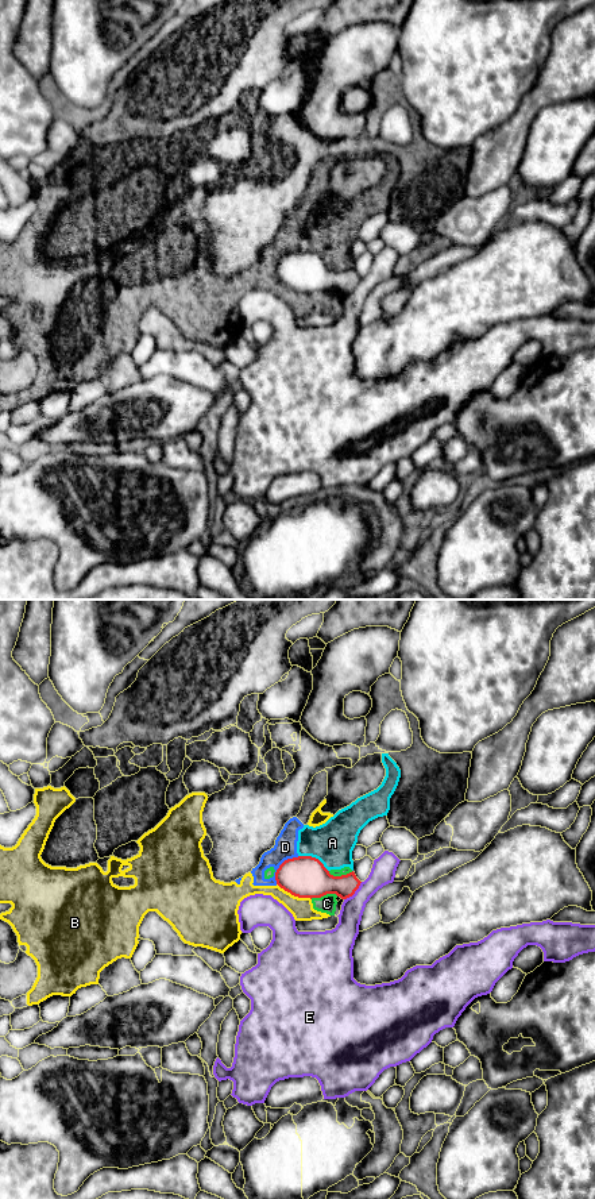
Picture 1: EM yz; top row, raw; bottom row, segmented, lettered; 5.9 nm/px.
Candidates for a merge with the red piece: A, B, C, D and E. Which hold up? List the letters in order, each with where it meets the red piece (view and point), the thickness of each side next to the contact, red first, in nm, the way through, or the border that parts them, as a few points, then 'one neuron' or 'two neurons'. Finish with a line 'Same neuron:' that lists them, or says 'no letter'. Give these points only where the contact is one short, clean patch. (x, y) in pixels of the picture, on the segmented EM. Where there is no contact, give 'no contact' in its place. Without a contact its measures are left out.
A: meets red in yz at (315, 858); 260 nm thick on the red side, 260 nm on the other; two neurons
B: meets red in yz at (294, 895); 260 nm thick on the red side, 130 nm on the other; two neurons
C: meets red in yz at (324, 894); 260 nm thick on the red side, 110 nm on the other; border along yz (337, 895), (324, 894), (310, 898); two neurons
D: meets red in yz at (279, 866); 260 nm thick on the red side, 130 nm on the other; border along yz (298, 856), (289, 858), (279, 866), (275, 872), (275, 883); two neurons
E: meets red in yz at (354, 893); 200 nm thick on the red side, 140 nm on the other; two neurons
Same neuron: no letter

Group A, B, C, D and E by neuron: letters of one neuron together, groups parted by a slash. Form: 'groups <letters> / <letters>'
groups A B C D / E

